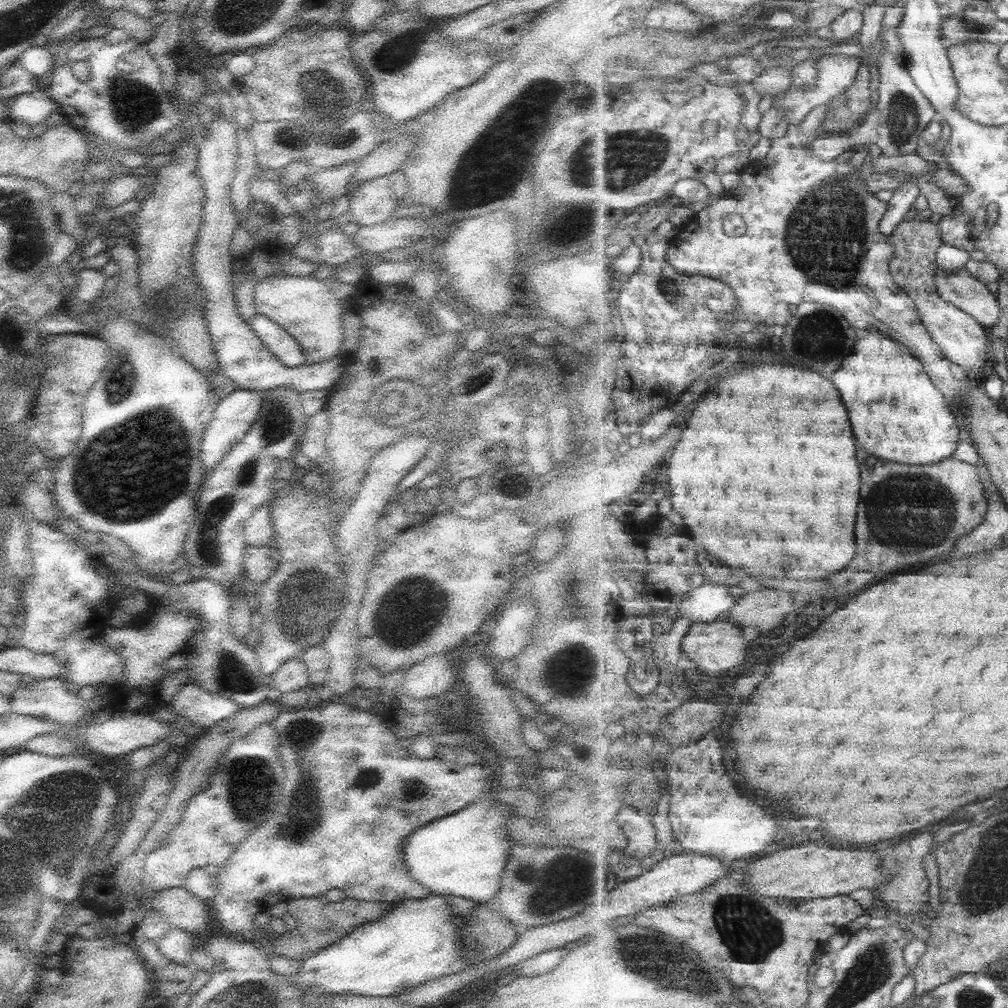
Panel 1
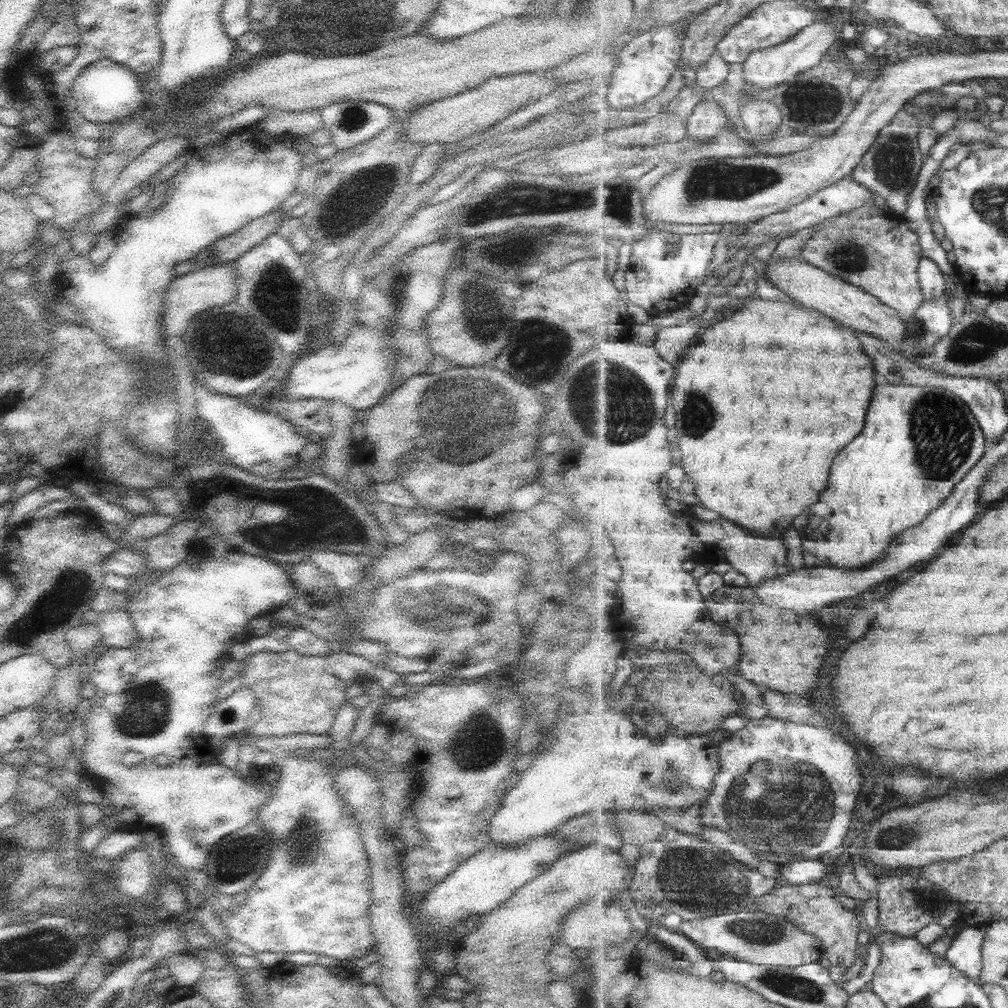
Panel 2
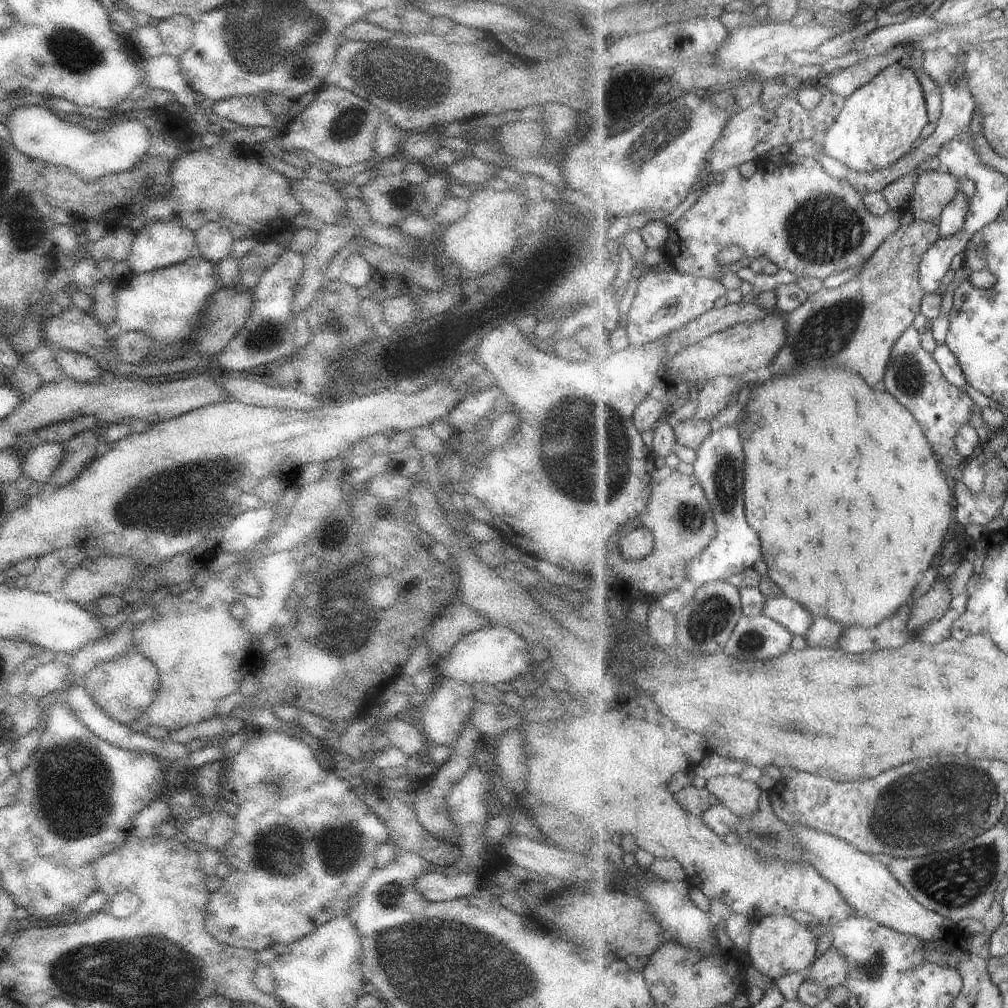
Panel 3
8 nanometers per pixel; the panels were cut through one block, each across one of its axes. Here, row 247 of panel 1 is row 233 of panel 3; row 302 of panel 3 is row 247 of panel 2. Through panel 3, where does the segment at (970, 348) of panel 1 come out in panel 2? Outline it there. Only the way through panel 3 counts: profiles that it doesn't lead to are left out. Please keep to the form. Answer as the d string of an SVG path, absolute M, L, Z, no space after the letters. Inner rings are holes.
M869 199L859 208L854 208L849 212L819 223L813 231L812 237L807 239L803 247L802 260L833 274L833 276L843 278L854 286L867 291L868 294L875 295L881 302L897 310L900 315L912 319L916 310L925 302L923 293L921 293L921 280L918 274L921 259L924 258L920 245L920 235L909 226L905 218L891 217L880 211L876 199Z

